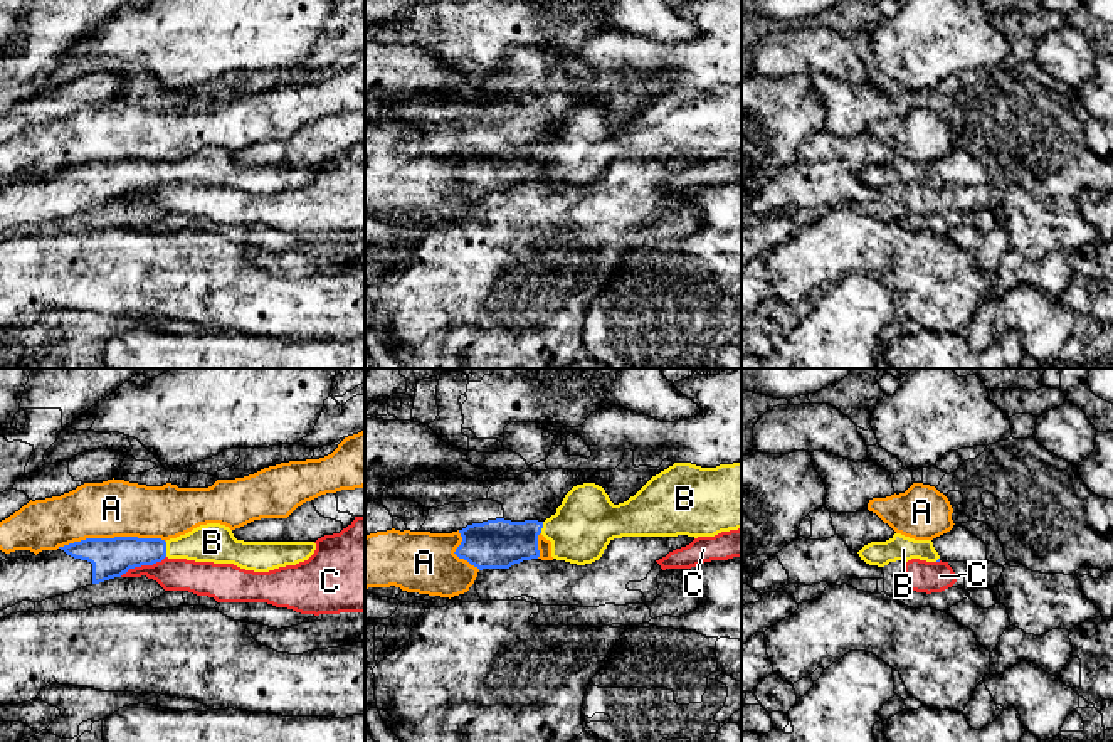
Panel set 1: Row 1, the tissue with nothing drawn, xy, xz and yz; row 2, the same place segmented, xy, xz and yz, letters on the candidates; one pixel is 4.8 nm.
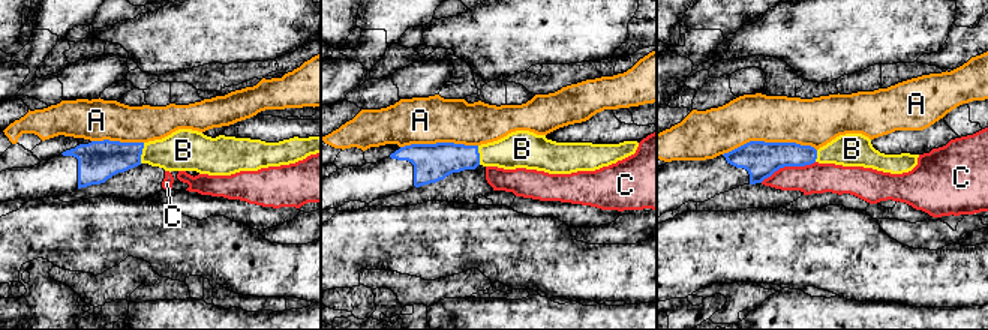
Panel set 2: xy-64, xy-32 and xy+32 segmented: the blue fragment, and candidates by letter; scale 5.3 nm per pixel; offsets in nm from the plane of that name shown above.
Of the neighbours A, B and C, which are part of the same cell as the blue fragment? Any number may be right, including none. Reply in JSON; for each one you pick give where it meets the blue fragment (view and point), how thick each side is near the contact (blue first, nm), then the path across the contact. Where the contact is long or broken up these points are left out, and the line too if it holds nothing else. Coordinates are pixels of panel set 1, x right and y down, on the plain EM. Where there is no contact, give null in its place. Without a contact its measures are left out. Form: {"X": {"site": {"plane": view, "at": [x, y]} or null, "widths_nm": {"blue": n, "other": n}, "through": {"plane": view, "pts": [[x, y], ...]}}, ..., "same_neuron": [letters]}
{"B": {"site": {"plane": "xy", "at": [165, 172]}, "widths_nm": {"blue": 180, "other": 190}, "through": {"plane": "xy", "pts": [[116, 179], [165, 172], [212, 165]]}}, "same_neuron": ["B"]}

